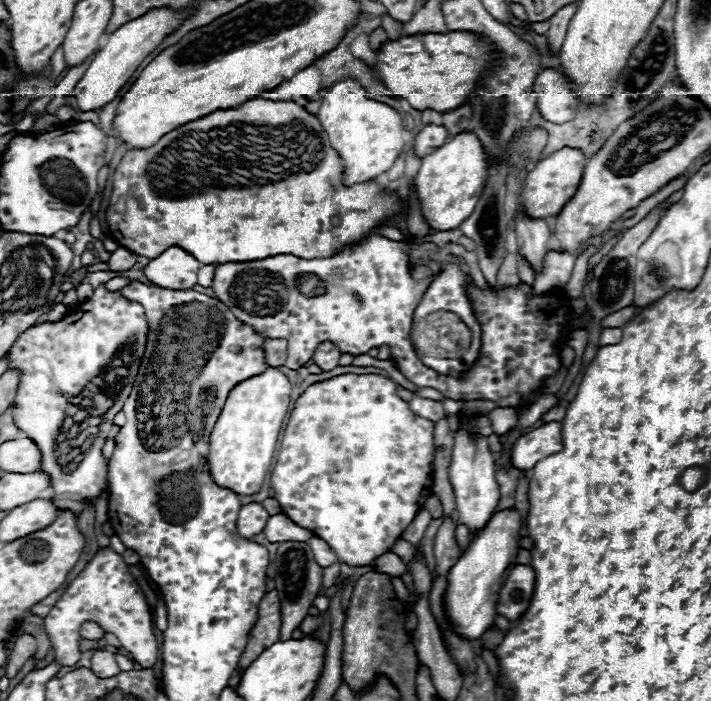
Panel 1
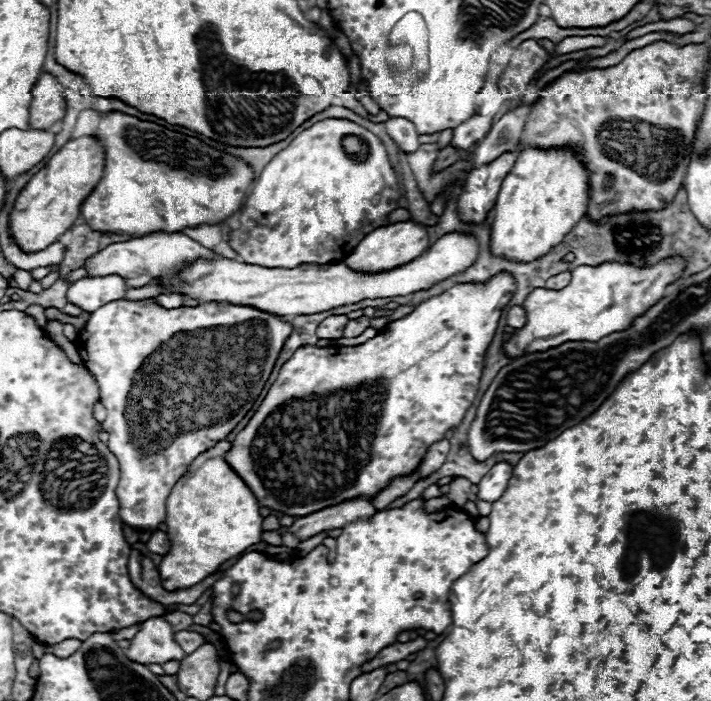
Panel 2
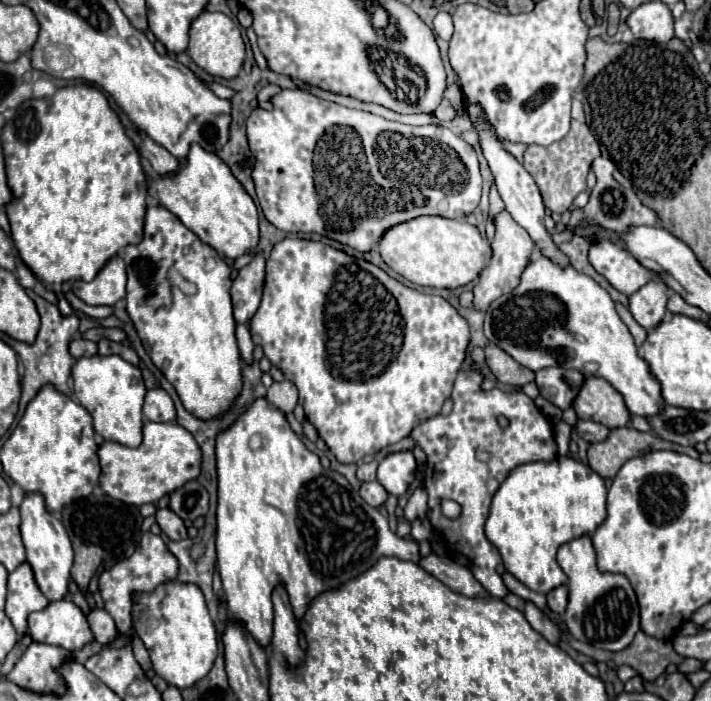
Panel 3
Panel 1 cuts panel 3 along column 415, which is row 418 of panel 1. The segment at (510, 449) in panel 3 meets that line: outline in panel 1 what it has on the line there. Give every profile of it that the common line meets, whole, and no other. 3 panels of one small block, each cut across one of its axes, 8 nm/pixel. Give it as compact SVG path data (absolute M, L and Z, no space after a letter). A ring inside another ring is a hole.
M414 392L414 396L412 396L412 400L410 400L410 408L412 408L416 414L420 414L420 416L432 420L432 422L438 422L440 418L444 418L444 408L442 408L440 402L426 400L426 398L418 396L416 392Z

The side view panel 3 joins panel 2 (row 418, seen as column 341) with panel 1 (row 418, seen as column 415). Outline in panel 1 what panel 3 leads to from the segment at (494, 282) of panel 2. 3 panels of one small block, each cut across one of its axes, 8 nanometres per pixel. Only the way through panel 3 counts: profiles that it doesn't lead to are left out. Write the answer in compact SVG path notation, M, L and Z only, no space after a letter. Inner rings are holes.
M340 374L334 378L328 378L324 382L316 382L308 386L300 398L296 400L290 420L286 424L282 442L280 442L280 452L276 458L276 466L272 470L272 488L274 488L274 498L278 500L282 512L298 526L310 530L314 536L320 536L324 542L330 544L330 548L338 554L340 562L346 562L350 566L368 566L378 558L380 554L388 552L394 542L400 538L402 530L412 522L412 518L422 510L424 502L432 496L428 492L432 488L432 478L434 478L434 422L428 418L422 418L414 414L408 406L406 400L402 400L396 394L396 384L390 378L384 378L380 374Z

